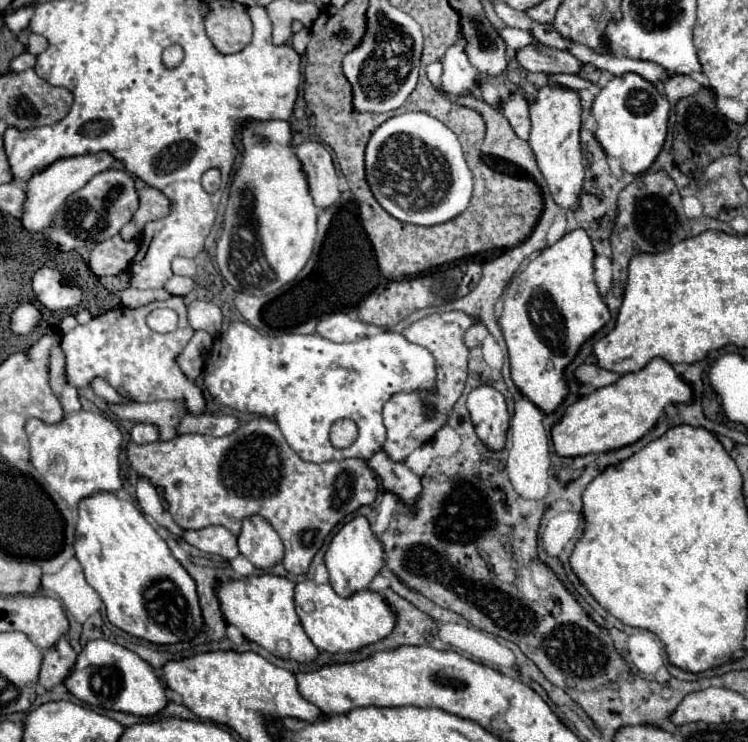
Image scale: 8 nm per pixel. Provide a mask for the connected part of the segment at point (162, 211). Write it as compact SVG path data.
M143 187L139 189L139 197L141 197L141 205L139 205L139 211L135 213L135 219L127 227L123 227L119 233L125 241L133 239L143 229L145 223L163 219L169 215L169 199L159 189Z

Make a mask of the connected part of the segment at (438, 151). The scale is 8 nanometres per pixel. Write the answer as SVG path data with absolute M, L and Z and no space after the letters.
M401 113L371 135L365 149L365 173L379 205L403 223L439 225L469 205L473 177L457 135L427 113Z

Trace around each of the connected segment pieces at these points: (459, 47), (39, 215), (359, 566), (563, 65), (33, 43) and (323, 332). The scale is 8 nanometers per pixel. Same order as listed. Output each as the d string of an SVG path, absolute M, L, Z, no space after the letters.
M459 39L453 47L447 49L447 53L441 59L441 87L445 93L451 95L475 95L475 89L479 87L479 73L475 71L475 67L471 67L463 47L465 39Z
M107 151L95 153L95 155L81 155L81 157L71 157L71 159L59 159L59 163L53 163L47 167L47 171L39 171L39 175L33 175L27 181L27 207L23 207L23 227L27 231L45 231L55 223L55 215L65 203L65 199L85 187L85 183L101 173L107 171L115 163L115 157Z
M357 515L353 521L345 523L341 531L331 539L331 545L325 553L325 565L329 569L331 587L341 597L351 597L357 591L365 591L373 577L383 567L383 545L379 543L377 535L371 531L369 521Z
M529 45L517 51L517 61L527 71L541 71L541 73L571 73L579 75L583 63L571 55L569 51L559 51L545 45Z
M31 33L29 35L29 43L27 43L27 51L29 53L33 53L33 55L39 55L39 53L43 53L45 49L47 49L47 39L43 37L43 35L35 35L35 33Z
M333 313L319 321L317 333L325 339L345 343L345 341L359 341L367 335L367 323L351 317L347 313Z

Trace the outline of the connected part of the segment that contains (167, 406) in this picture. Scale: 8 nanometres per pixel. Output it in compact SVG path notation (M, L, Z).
M155 401L155 403L123 403L111 405L111 411L119 419L133 423L151 423L159 429L159 441L169 441L177 435L181 417L187 413L183 401Z

